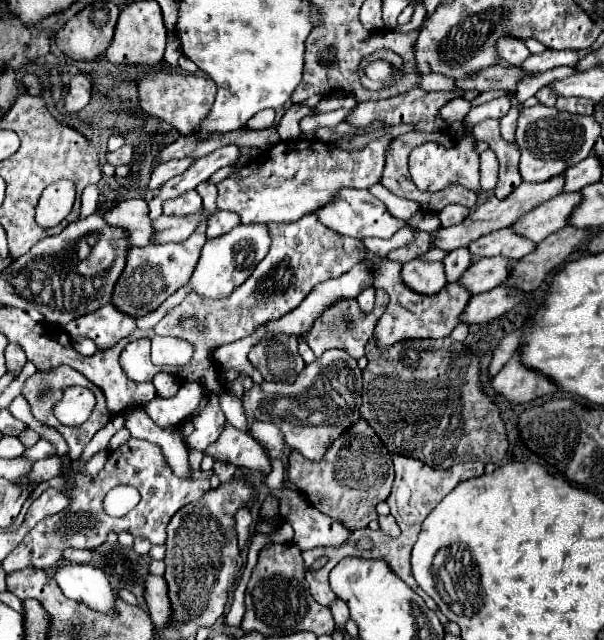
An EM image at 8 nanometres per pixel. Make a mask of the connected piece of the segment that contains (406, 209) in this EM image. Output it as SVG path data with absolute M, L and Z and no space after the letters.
M377 183L375 187L371 187L369 193L375 195L379 201L383 201L385 207L387 207L387 211L391 211L391 215L397 217L397 219L401 219L401 221L409 221L421 209L421 205L417 201L397 197L391 191L385 191L385 187L381 183Z

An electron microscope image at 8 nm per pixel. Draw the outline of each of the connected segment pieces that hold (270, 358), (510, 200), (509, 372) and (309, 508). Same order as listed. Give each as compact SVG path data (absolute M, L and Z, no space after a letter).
M267 333L249 351L249 361L263 375L265 381L293 383L299 371L305 367L297 353L297 337L283 333Z
M559 175L557 179L549 179L549 181L543 181L543 183L521 183L509 197L505 199L497 199L493 195L487 197L485 203L477 205L467 219L463 219L459 225L453 225L449 229L439 229L435 233L435 247L443 249L443 251L453 251L457 247L467 247L473 239L479 239L481 235L487 235L491 231L497 231L497 229L503 229L503 227L509 227L509 223L515 223L525 211L531 211L533 207L537 207L537 203L543 203L545 199L551 199L553 195L559 195L563 193L561 187L563 187L563 175Z
M515 351L513 359L501 369L497 377L493 377L491 387L497 395L505 397L511 405L525 405L533 403L539 397L557 393L557 385L549 383L549 379L543 379L543 375L537 375L535 371L529 371L527 367L521 367L519 363L519 351Z
M271 489L271 497L279 499L279 515L291 523L295 531L295 543L299 549L311 547L337 547L347 541L349 529L331 517L317 511L309 501L291 489Z

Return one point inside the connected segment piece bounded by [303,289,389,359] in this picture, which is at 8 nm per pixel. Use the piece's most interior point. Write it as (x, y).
(328, 332)

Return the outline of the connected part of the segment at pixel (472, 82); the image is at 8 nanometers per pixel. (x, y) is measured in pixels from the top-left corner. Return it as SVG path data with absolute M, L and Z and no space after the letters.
M493 65L487 69L481 69L473 75L467 75L463 79L457 79L455 85L459 89L475 89L475 91L491 91L491 89L507 89L515 91L519 79L523 79L527 73L519 67L503 69L501 65Z

